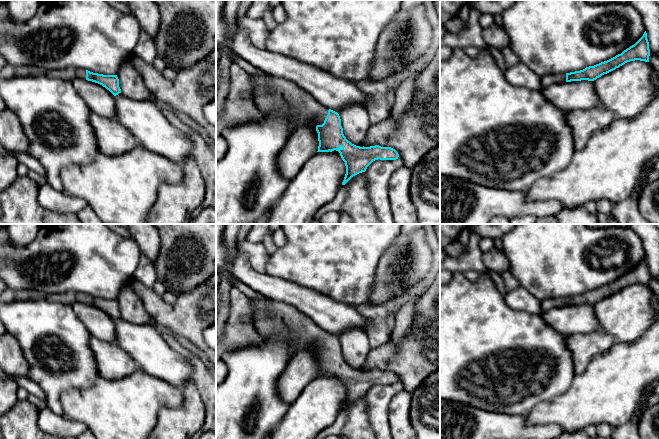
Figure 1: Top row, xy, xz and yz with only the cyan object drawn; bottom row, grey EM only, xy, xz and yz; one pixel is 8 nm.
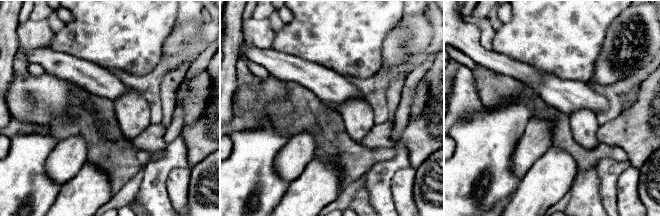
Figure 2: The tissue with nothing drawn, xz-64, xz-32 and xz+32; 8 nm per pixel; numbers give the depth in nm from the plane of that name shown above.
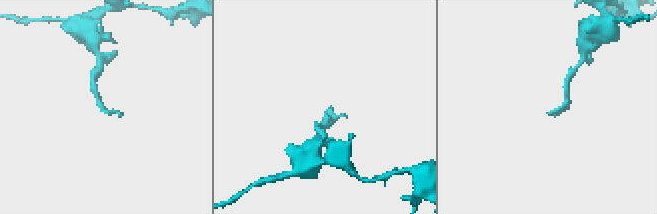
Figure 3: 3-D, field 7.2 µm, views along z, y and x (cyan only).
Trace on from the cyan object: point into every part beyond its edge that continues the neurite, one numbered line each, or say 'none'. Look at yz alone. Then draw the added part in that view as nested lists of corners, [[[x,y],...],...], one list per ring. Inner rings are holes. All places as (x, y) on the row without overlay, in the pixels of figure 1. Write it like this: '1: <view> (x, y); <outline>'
1: yz (547, 304); [[[566,297],[549,298],[540,301],[542,313],[545,313],[553,308],[563,307],[566,305]]]

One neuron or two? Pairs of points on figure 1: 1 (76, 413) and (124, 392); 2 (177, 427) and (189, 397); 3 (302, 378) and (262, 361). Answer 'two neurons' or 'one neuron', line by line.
1: one neuron
2: one neuron
3: two neurons

